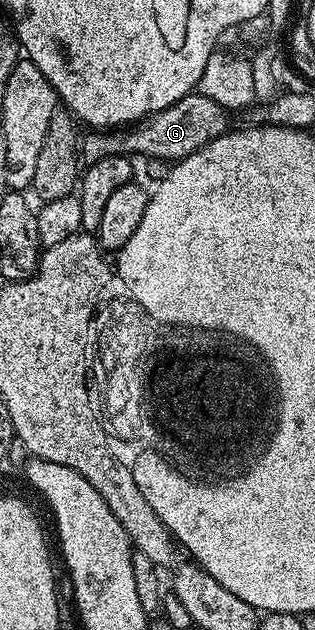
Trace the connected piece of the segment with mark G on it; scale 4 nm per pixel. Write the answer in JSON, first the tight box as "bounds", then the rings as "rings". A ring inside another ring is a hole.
{"bounds":[79,92,228,167],"rings":[[[198,92],[183,96],[183,100],[176,101],[170,108],[161,109],[148,118],[134,123],[131,127],[116,130],[91,130],[80,137],[79,157],[84,167],[94,166],[100,160],[111,155],[137,154],[146,159],[174,162],[181,161],[191,154],[205,147],[211,140],[228,131],[228,111],[224,106],[214,102],[211,98]]]}

